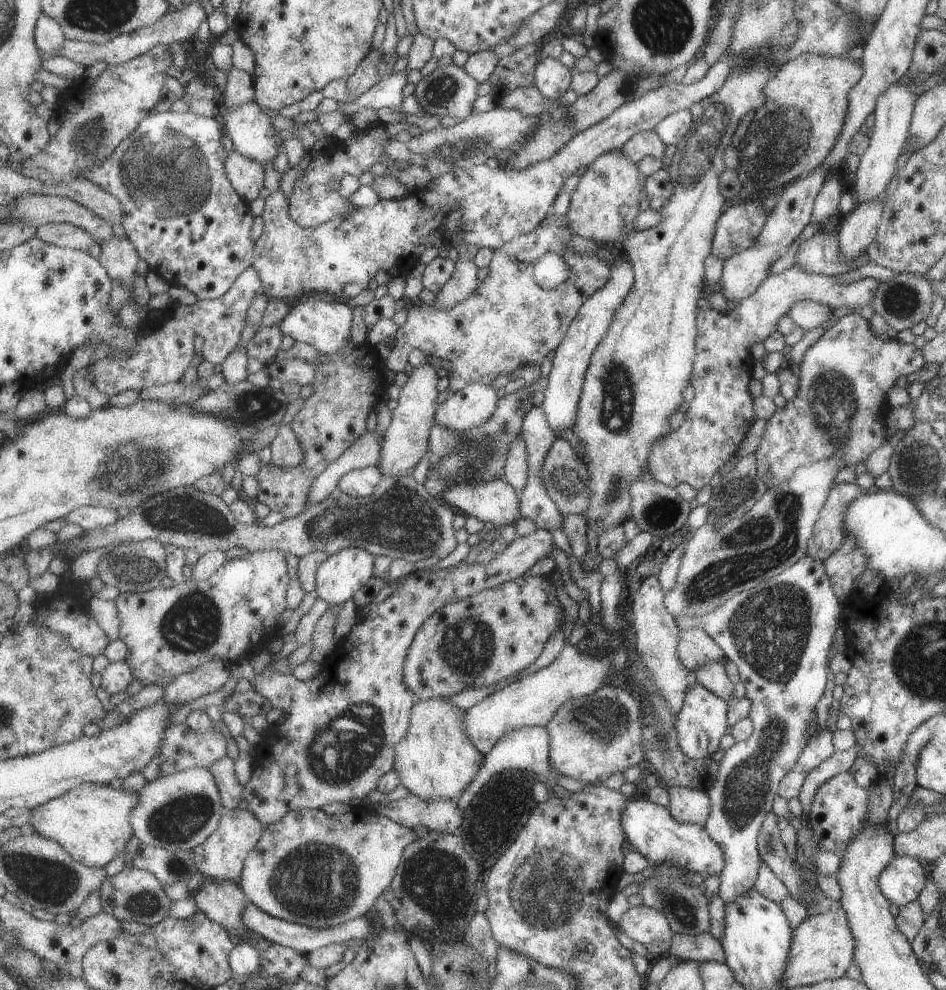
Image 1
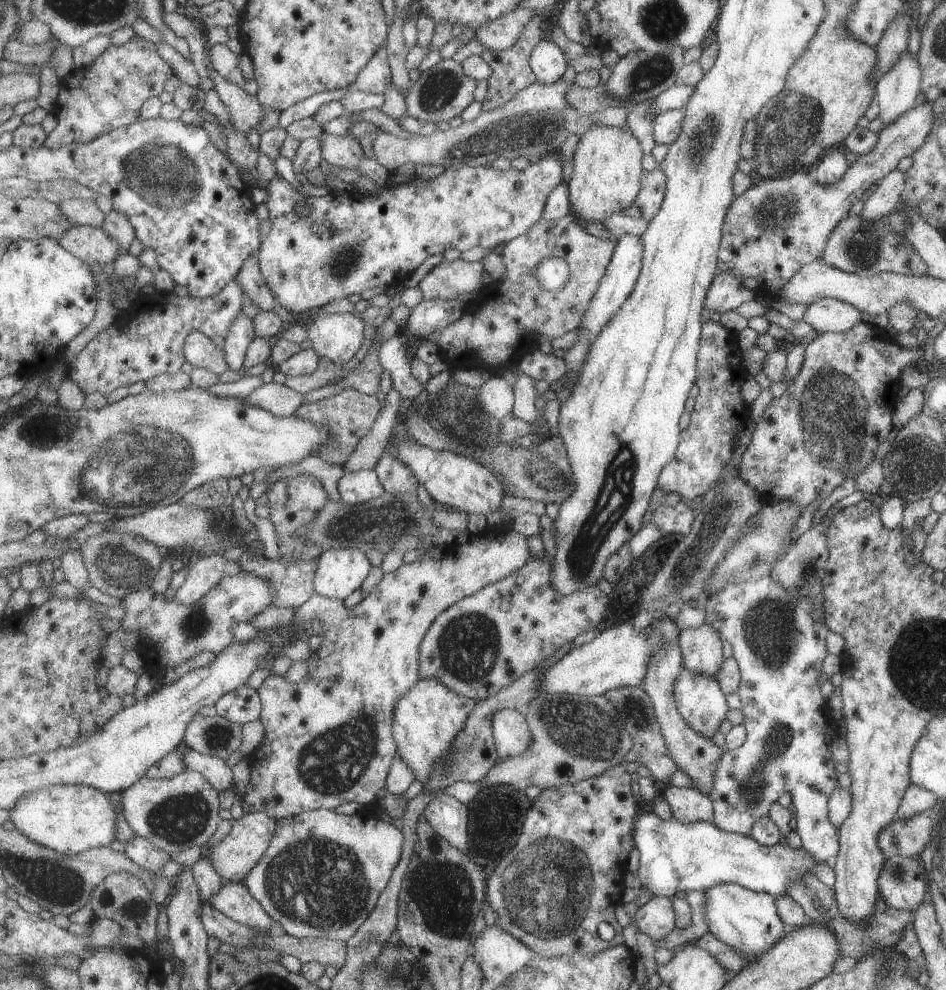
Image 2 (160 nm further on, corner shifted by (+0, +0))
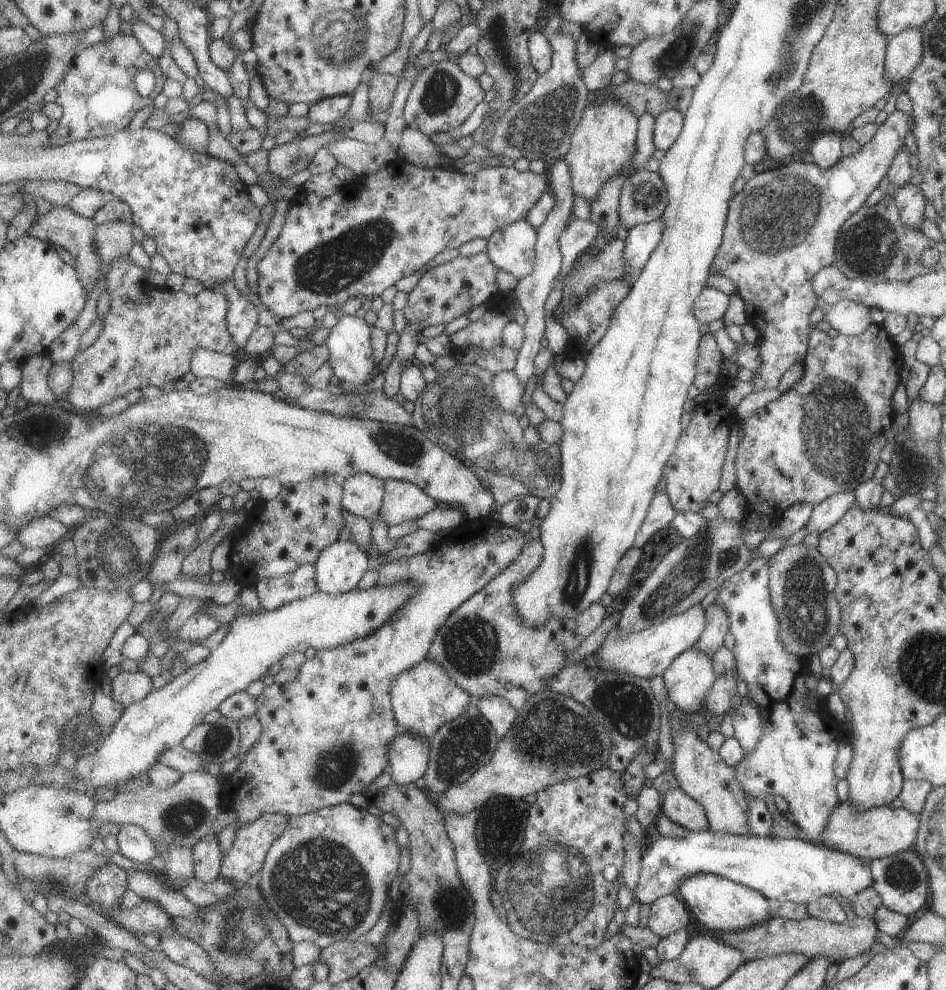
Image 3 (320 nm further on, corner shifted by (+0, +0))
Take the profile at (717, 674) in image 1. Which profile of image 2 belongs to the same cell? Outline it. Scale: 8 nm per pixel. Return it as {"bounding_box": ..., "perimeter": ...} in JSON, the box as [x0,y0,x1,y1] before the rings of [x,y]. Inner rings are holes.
{"bounding_box":[677,623,722,675],"perimeter":[[[707,623],[680,629],[677,639],[683,655],[683,666],[694,673],[713,675],[722,665],[720,634]]]}

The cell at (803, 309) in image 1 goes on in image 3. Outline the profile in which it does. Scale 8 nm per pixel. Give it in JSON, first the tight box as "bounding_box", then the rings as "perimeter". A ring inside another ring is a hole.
{"bounding_box":[823,299,870,335],"perimeter":[[[843,299],[825,306],[823,319],[829,322],[831,328],[844,335],[856,335],[863,332],[870,324],[869,308],[849,299]]]}

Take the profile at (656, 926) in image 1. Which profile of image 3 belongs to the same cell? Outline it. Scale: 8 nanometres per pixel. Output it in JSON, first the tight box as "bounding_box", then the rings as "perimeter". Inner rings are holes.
{"bounding_box":[646,895,689,939],"perimeter":[[[663,895],[650,902],[646,927],[660,939],[689,924],[689,914],[675,895]]]}

